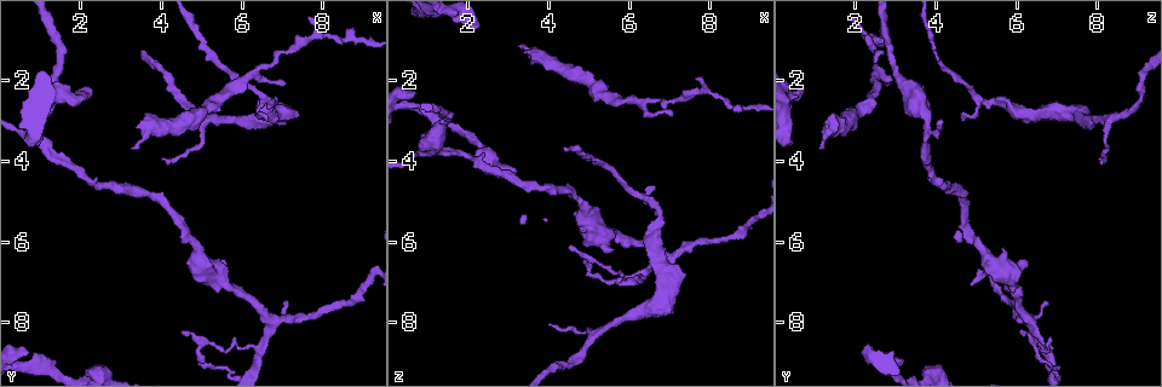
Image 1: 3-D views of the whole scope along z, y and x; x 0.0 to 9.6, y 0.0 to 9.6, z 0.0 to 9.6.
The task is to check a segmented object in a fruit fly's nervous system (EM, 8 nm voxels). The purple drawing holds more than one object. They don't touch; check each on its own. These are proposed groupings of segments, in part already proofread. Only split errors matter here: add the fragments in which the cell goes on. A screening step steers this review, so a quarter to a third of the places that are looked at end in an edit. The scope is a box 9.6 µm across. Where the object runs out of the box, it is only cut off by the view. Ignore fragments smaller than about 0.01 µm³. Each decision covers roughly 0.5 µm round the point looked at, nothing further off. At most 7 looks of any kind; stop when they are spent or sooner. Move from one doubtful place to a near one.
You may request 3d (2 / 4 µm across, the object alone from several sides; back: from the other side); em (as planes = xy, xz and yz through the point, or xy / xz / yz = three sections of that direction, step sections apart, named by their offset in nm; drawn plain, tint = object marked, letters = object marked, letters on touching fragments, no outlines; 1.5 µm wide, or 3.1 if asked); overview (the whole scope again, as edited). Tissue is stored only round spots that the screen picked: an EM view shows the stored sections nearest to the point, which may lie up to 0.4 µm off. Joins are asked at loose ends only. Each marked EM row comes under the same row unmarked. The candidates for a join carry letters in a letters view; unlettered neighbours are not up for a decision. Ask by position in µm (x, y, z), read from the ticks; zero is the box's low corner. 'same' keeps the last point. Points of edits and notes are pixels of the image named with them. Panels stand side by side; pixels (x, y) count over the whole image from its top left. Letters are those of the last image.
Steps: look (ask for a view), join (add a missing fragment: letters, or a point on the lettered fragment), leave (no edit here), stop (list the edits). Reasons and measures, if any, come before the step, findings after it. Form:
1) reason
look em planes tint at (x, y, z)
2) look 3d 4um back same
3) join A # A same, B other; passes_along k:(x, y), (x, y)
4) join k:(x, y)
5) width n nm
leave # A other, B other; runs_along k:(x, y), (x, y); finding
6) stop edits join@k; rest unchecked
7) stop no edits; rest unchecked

an open end
look 3d 4um at (0.65, 8.75, 2.35)

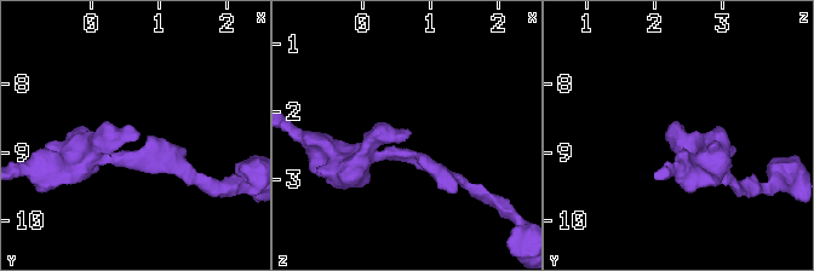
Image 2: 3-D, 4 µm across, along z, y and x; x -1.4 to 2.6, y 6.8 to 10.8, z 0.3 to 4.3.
look em planes letters at (0.70, 8.70, 2.35)

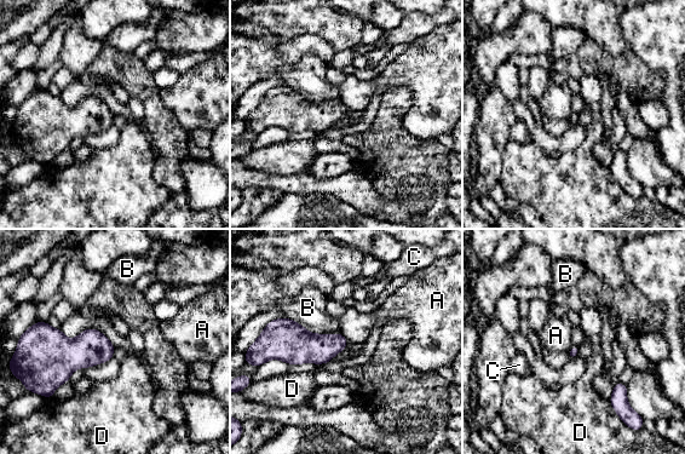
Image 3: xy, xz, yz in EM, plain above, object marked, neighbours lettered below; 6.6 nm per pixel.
longest_contact D 170 nm
leave # A other, B other, C other, D other; border 3:(574, 344), (567, 352); no lettered fragment goes on from it

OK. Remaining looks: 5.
an open end
look 3d 4um at (2.25, 2.15, 0.70)

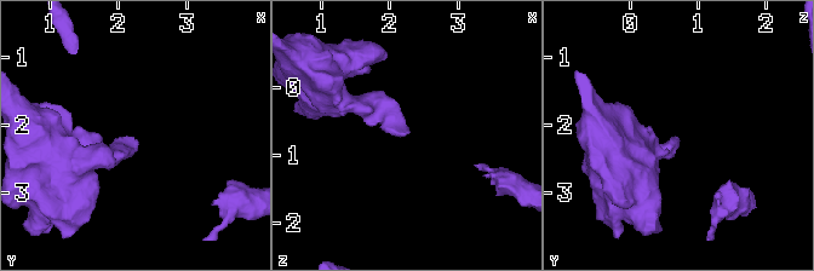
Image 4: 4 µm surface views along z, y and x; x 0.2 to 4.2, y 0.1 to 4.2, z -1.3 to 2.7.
look em xz step 8 letters at (2.25, 2.20, 0.70)

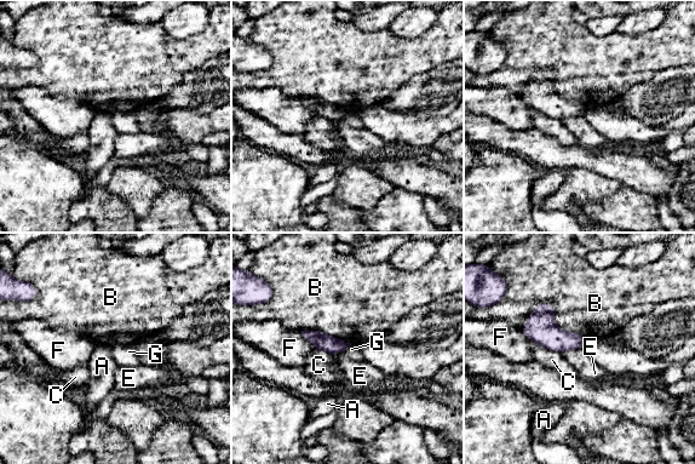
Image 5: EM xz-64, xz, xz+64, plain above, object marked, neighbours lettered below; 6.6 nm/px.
leave # A other, B other, C other, E other, F other, G other; border 5:(351, 344), (344, 350); no lettered fragment goes on from it

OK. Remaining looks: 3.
free end
look em planes letters at (5.55, 6.55, 6.20)

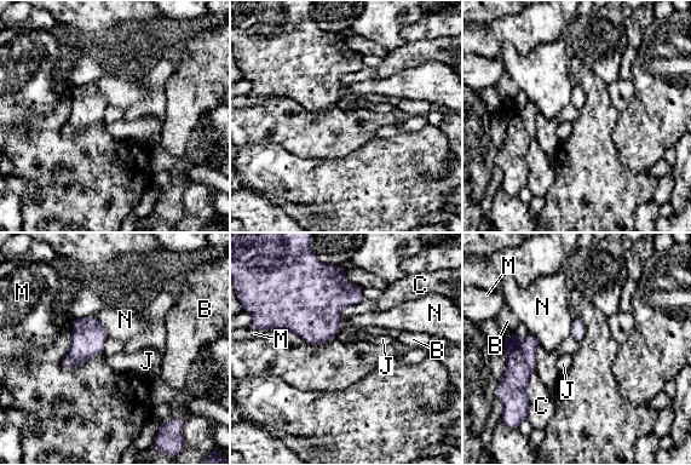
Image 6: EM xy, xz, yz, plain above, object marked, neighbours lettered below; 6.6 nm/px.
leave # B other, C other, J other, M other, N other; border 6:(93, 316), (108, 336); none of them fits

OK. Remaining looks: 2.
stop no edits; rest unchecked

